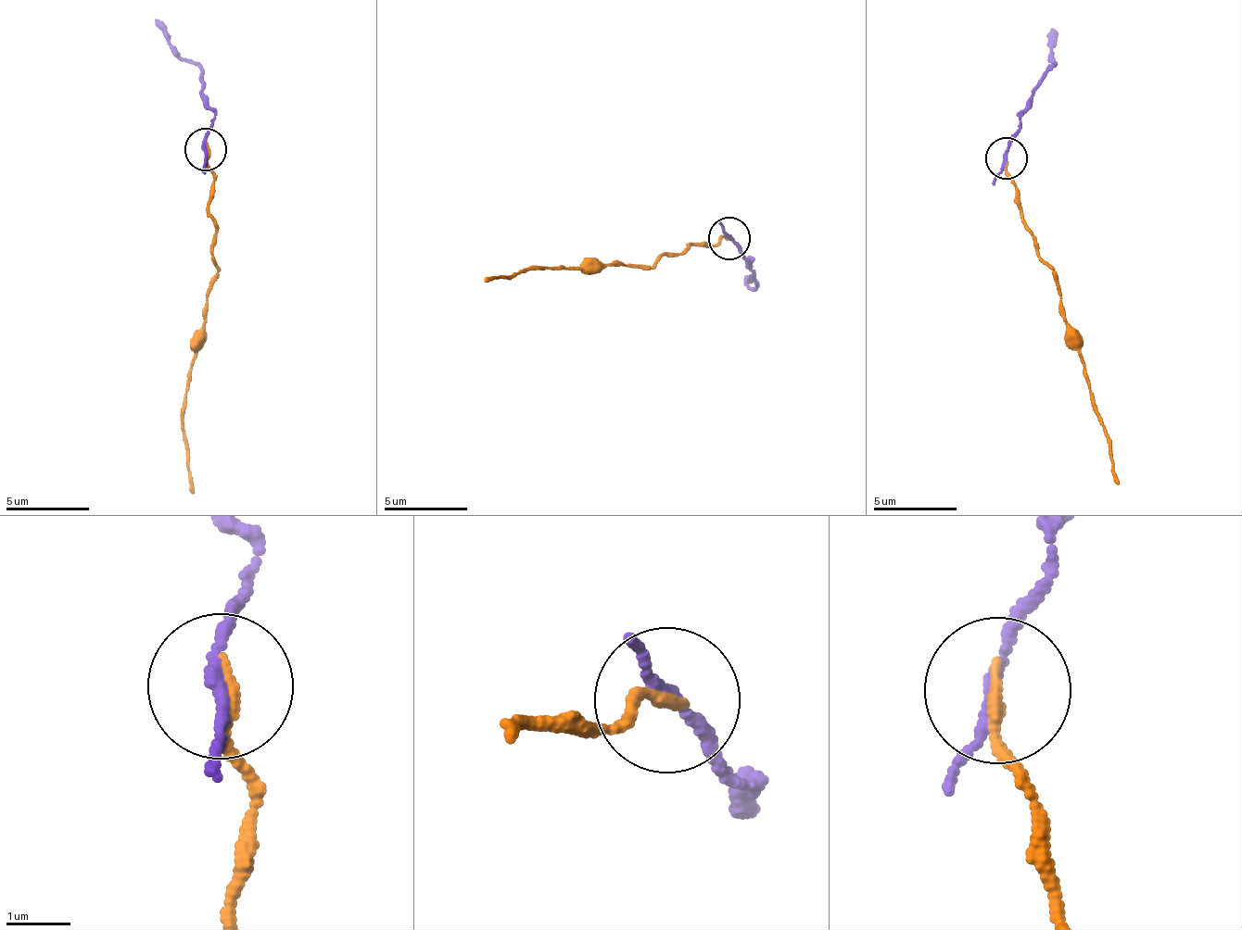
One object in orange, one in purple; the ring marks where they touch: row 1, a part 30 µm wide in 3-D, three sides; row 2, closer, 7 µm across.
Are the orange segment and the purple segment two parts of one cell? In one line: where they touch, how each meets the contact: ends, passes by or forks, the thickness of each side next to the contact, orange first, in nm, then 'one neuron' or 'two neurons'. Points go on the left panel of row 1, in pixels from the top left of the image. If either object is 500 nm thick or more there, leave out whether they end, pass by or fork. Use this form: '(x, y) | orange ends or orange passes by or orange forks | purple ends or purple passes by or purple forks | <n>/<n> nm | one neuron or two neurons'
(206, 149) | orange ends | purple passes by | 180/180 nm | two neurons

